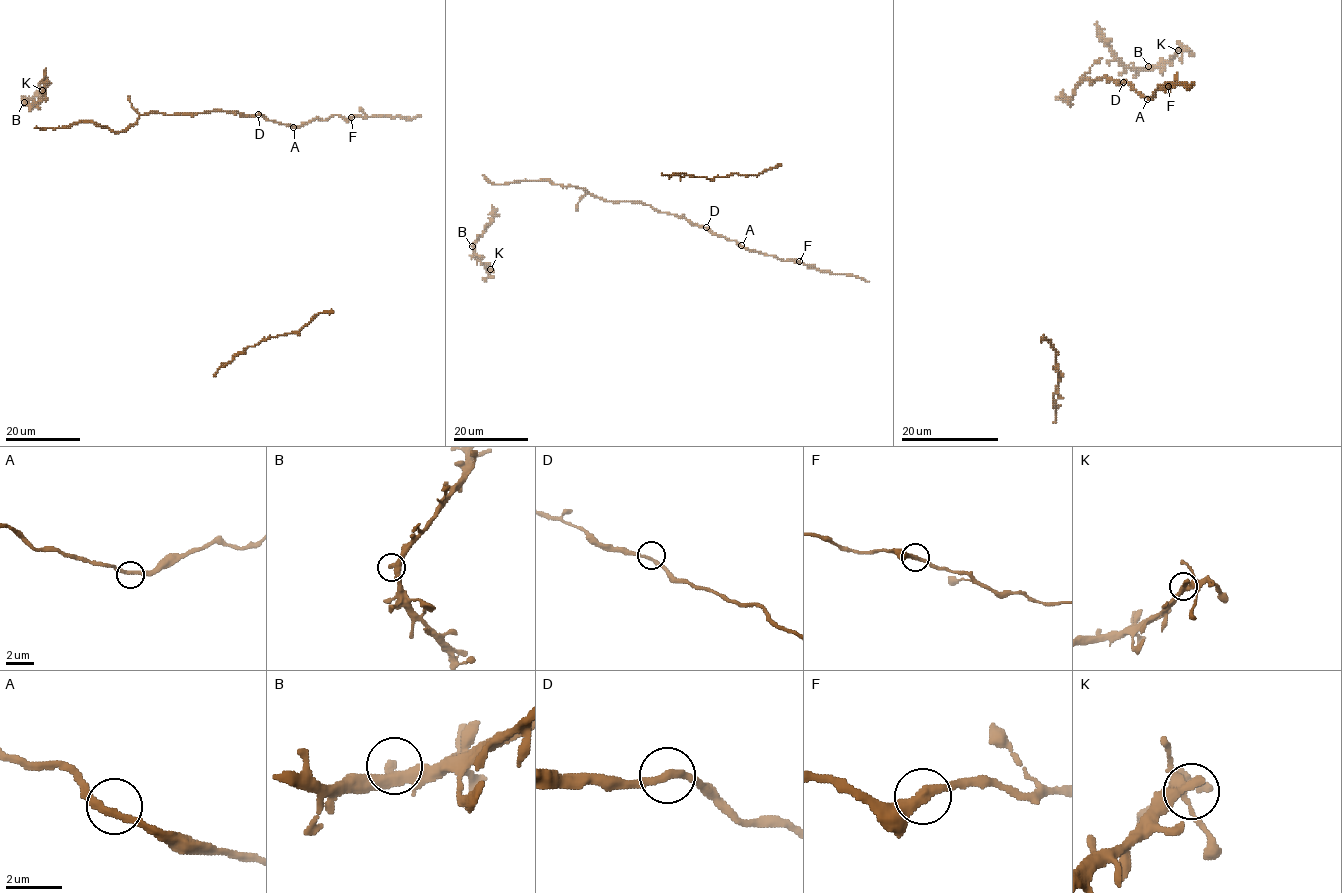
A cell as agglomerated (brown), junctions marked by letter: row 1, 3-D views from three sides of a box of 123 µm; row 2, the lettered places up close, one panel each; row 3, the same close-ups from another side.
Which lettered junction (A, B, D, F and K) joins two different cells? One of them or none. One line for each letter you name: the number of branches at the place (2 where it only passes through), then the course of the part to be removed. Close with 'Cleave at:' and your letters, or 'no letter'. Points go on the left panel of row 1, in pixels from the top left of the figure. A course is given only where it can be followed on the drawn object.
Cleave at: no letter

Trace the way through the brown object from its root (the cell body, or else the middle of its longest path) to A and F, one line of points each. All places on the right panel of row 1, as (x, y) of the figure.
A: (1124, 82), (1147, 99)
F: (1124, 82), (1147, 97), (1165, 83), (1168, 85)

